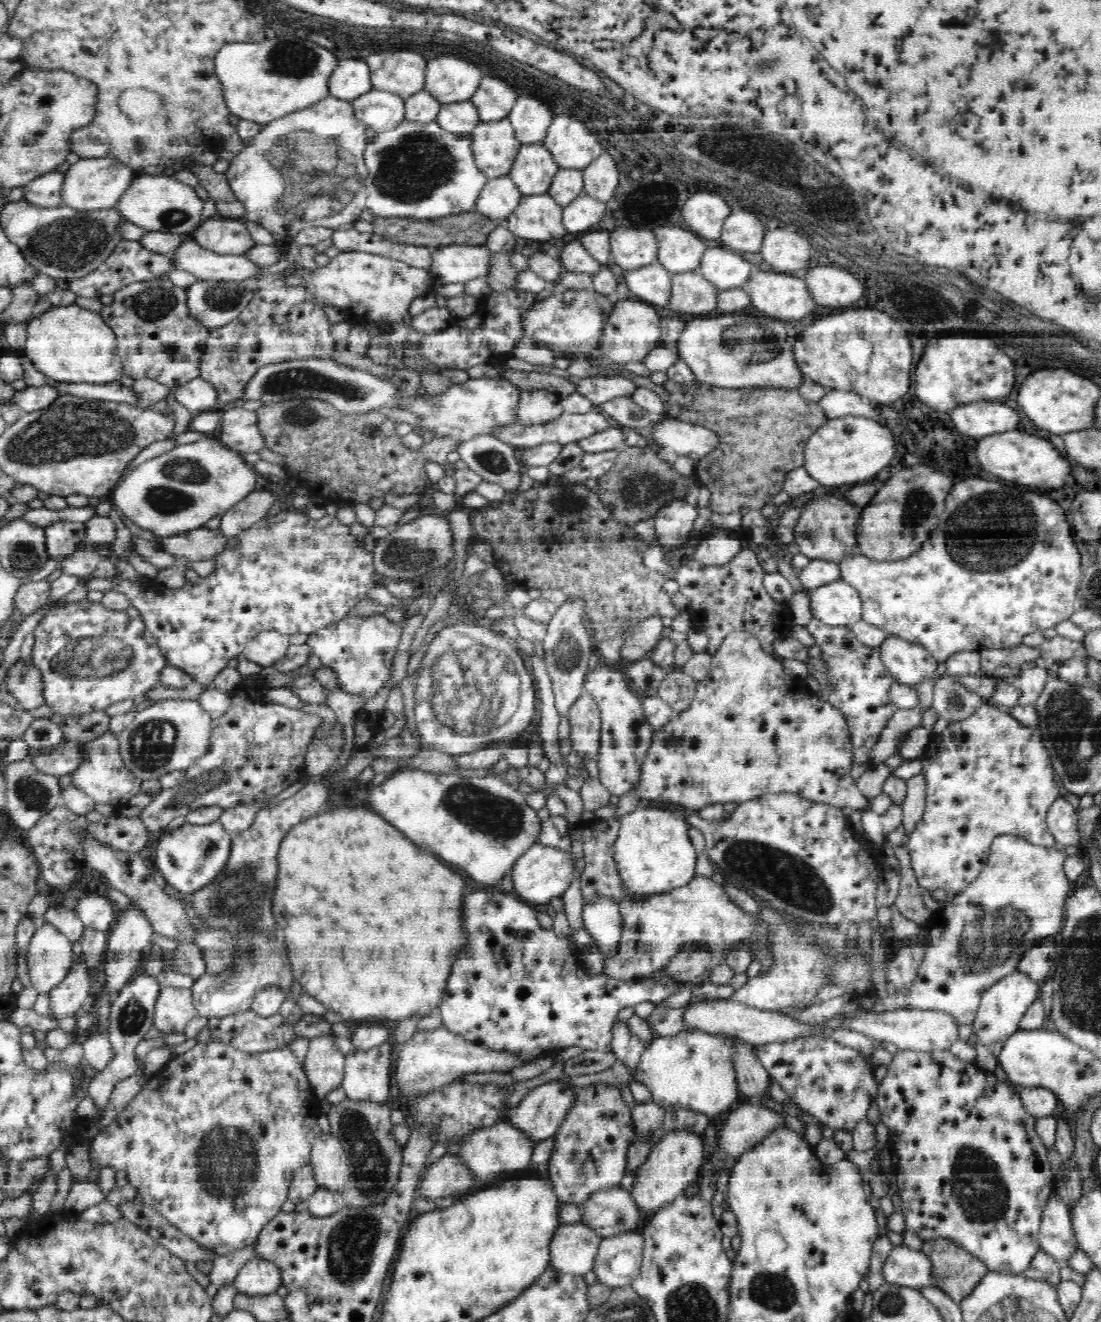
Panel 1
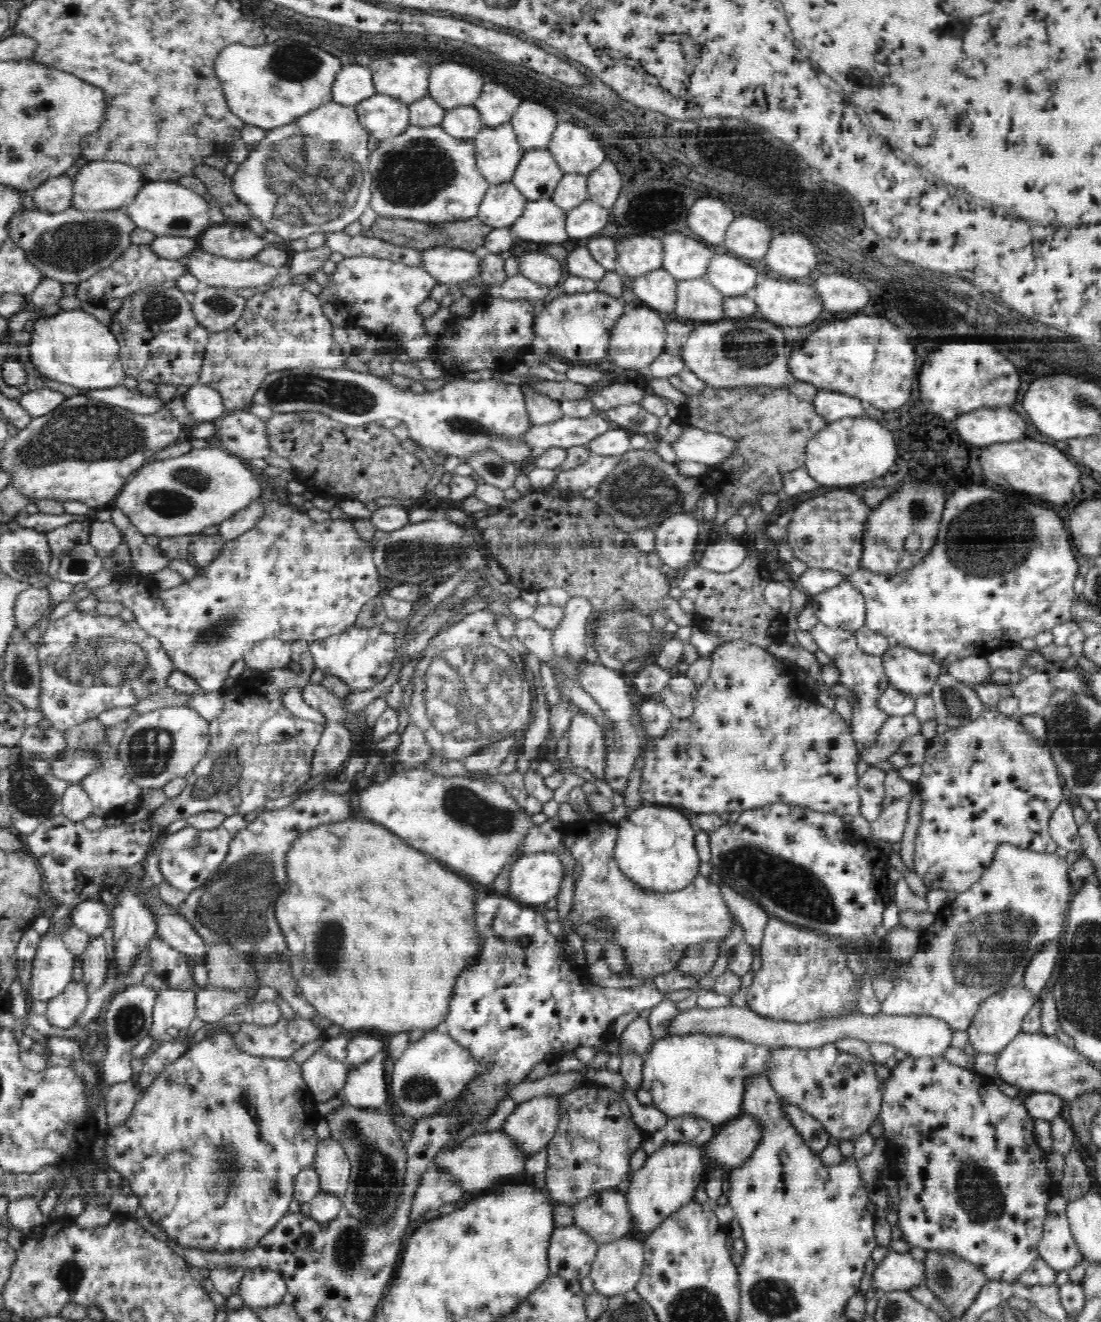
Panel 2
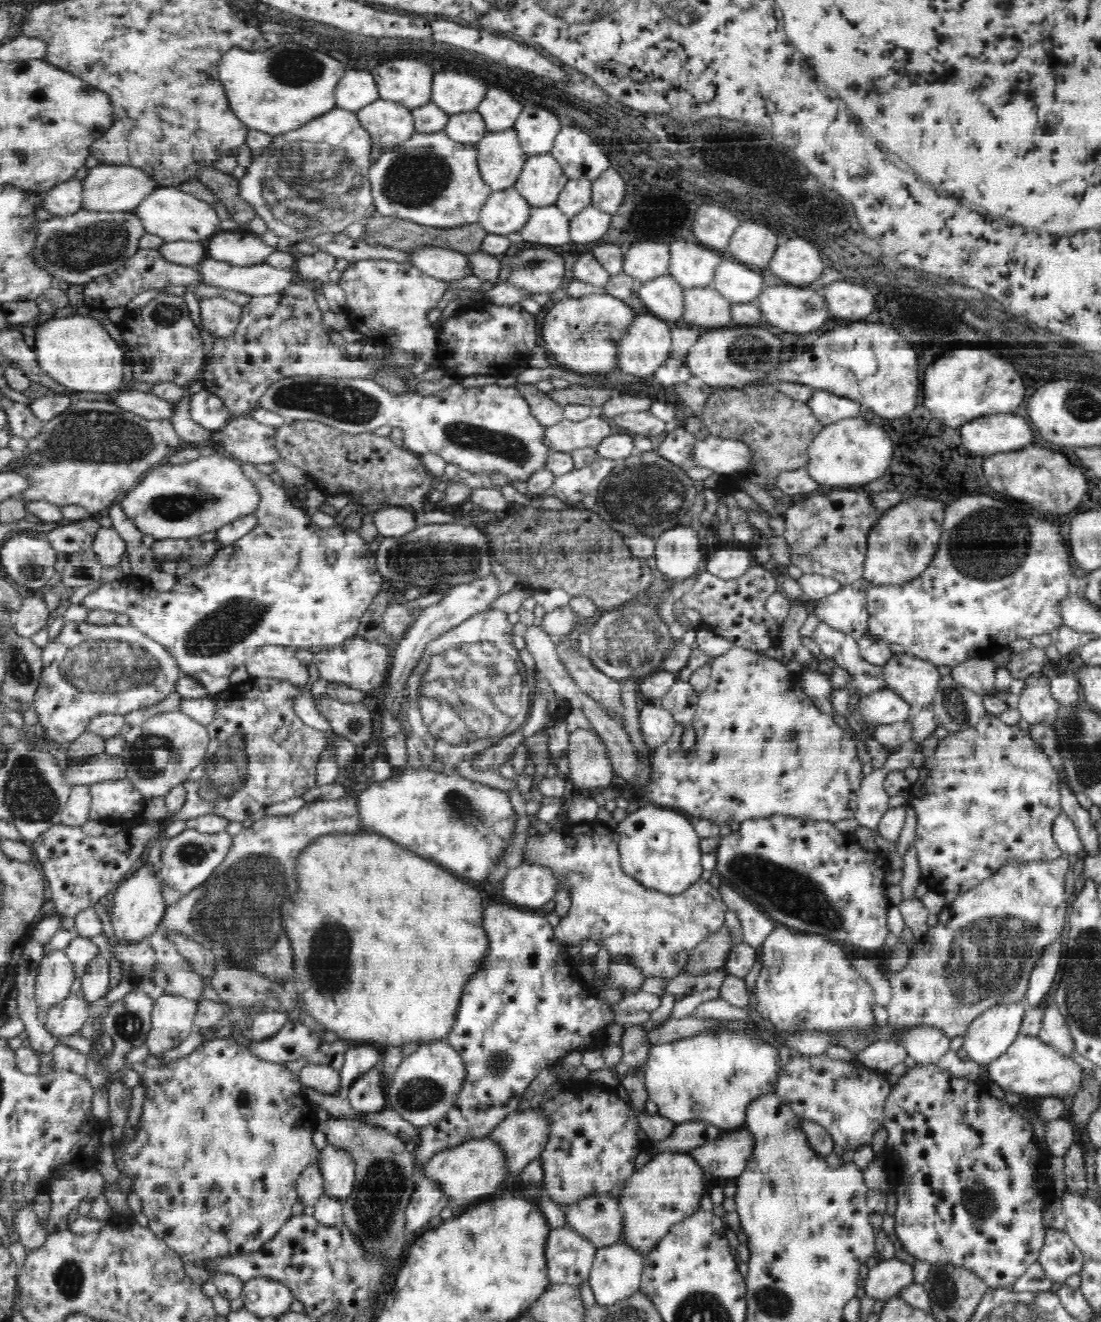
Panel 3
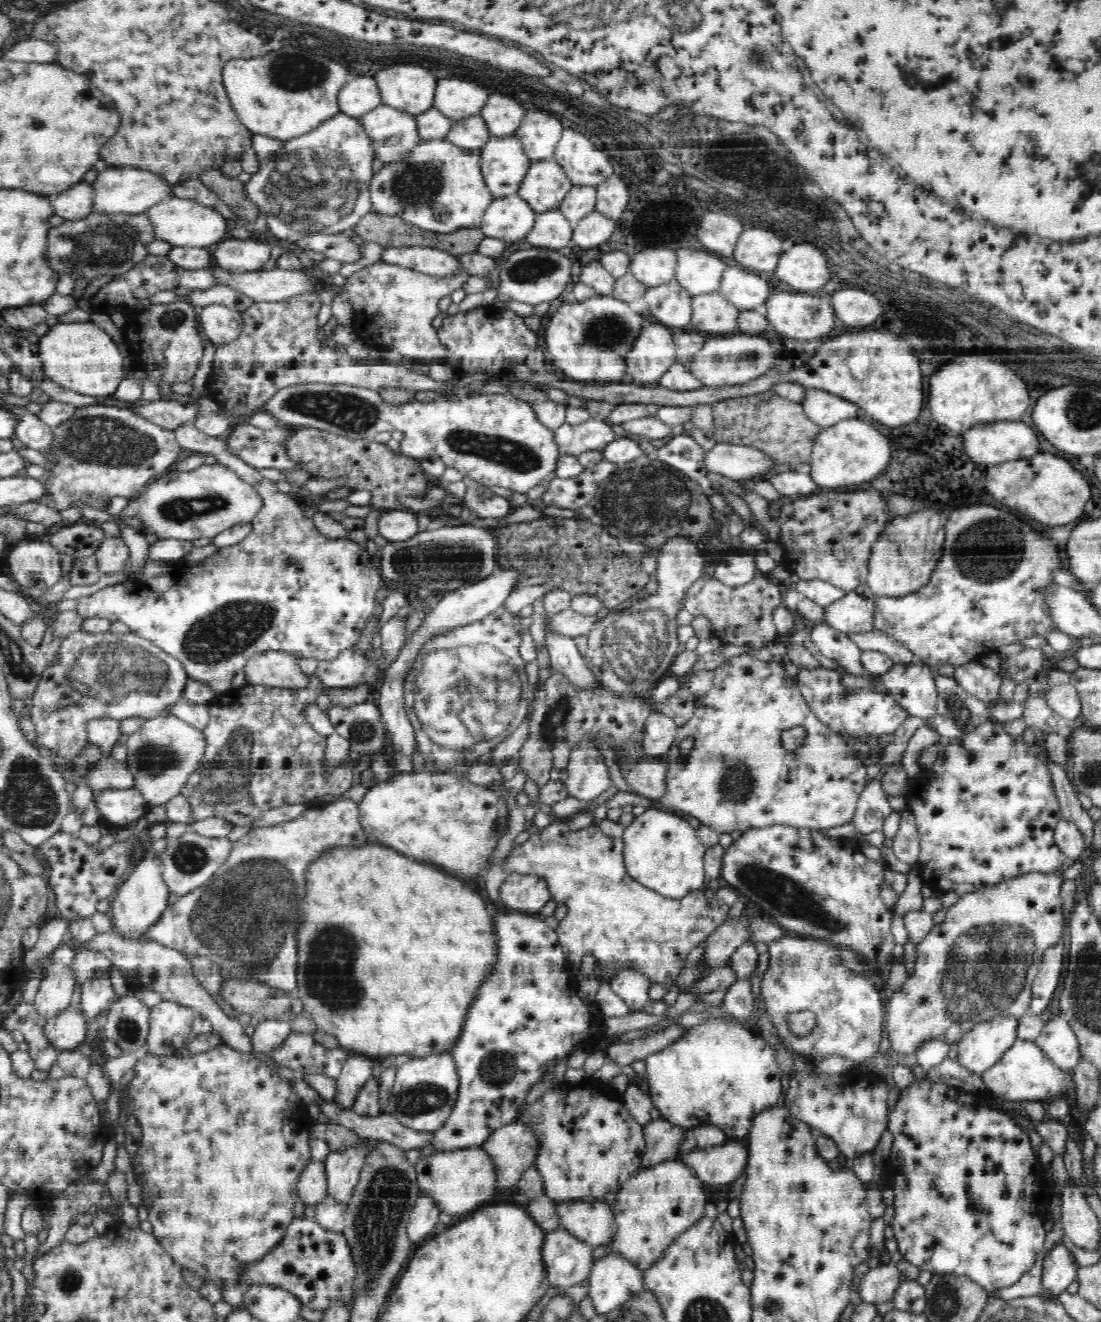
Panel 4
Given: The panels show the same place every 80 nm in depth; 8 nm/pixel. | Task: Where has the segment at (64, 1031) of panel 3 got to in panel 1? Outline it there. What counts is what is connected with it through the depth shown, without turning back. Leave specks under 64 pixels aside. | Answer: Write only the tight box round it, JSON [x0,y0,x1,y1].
[49,960,90,1020]

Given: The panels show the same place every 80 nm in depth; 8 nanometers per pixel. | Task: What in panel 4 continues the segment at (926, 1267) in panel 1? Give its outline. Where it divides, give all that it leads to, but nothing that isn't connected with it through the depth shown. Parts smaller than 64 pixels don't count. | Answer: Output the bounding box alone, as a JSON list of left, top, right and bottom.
[856,1262,905,1305]

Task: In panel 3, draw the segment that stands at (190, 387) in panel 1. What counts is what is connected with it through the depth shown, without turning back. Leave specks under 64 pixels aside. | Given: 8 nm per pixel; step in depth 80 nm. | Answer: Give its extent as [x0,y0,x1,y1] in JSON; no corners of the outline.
[189,389,234,433]

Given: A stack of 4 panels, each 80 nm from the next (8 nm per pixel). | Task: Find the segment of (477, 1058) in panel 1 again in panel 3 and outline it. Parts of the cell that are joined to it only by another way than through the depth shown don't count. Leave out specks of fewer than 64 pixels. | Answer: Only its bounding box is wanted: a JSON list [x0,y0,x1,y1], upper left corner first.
[385,1040,465,1128]

